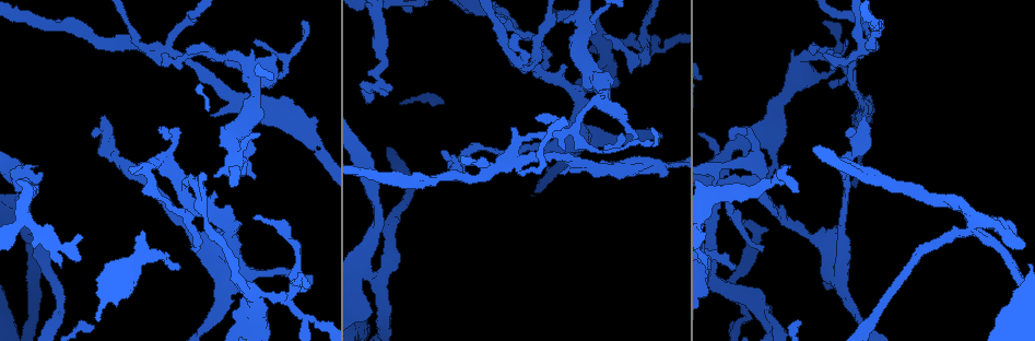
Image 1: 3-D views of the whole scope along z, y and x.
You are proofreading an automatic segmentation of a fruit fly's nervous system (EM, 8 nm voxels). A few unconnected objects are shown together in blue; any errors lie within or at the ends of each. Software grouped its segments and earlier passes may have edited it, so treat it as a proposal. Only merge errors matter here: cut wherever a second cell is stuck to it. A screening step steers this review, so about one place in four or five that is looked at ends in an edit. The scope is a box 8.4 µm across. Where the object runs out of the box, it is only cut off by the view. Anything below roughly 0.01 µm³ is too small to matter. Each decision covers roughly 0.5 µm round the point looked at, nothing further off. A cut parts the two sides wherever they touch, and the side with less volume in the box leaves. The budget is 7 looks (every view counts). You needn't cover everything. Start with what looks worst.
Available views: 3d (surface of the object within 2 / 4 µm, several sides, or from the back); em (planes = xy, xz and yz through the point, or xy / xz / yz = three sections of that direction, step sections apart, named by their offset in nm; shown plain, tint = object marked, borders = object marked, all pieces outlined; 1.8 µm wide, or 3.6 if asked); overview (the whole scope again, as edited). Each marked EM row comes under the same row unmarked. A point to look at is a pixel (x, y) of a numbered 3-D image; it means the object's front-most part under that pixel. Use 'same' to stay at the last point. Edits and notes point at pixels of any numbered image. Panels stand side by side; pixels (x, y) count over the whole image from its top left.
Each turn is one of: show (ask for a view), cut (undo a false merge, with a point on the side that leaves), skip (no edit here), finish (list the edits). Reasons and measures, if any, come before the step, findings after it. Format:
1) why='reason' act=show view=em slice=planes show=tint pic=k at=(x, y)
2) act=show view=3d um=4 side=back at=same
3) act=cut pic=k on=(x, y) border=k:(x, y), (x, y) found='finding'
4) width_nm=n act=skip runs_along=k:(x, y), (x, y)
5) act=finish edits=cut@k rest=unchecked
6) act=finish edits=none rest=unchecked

why='a fork' act=show view=3d um=4 pic=1 at=(635, 41)

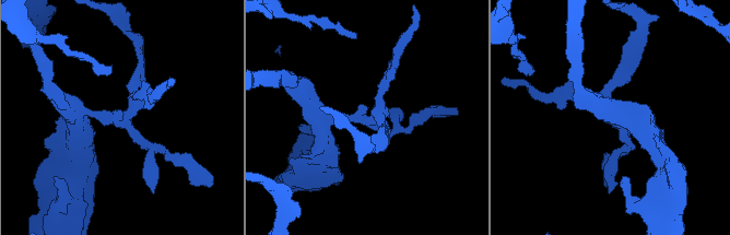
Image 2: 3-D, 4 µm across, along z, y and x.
arms=4 act=show view=em slice=planes show=tint pic=2 at=(370, 117)

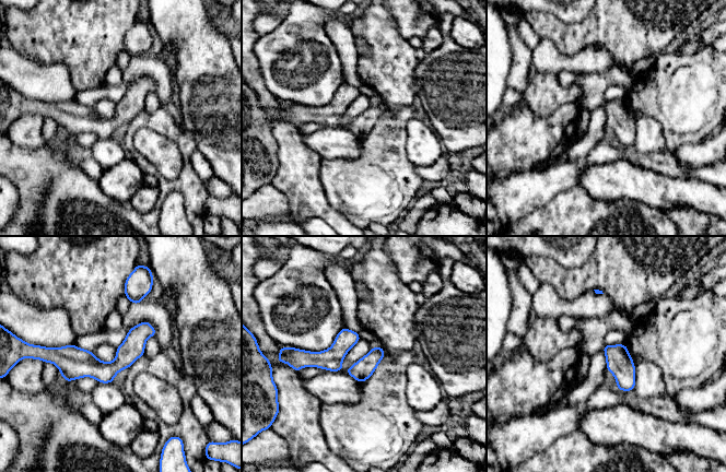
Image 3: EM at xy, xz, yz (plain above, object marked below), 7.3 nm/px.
act=skip runs_along=3:(152, 331), (114, 366), (54, 353) found='all the same cell'

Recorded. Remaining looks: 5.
why='four-way junction' act=show view=3d um=2 side=back pic=1 at=(974, 233)

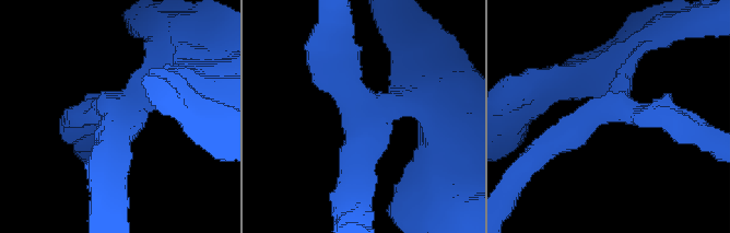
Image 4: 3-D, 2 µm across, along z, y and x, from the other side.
arms=4 why='now the EM' act=show view=em slice=yz step=4 show=tint pic=4 at=(607, 110)

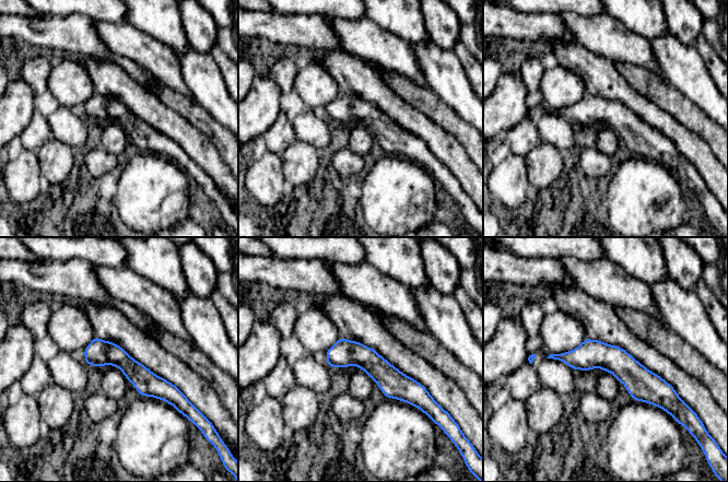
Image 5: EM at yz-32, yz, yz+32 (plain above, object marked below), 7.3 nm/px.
act=show view=em slice=planes show=tint at=same

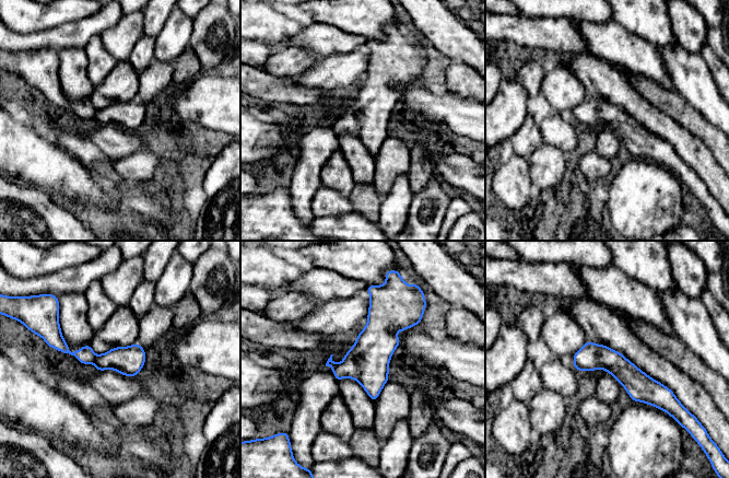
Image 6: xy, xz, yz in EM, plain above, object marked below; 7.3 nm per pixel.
width_nm=200 act=cut pic=6 on=(128, 361) found='two cells meet here'

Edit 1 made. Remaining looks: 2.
why='see it whole again' act=show view=overview

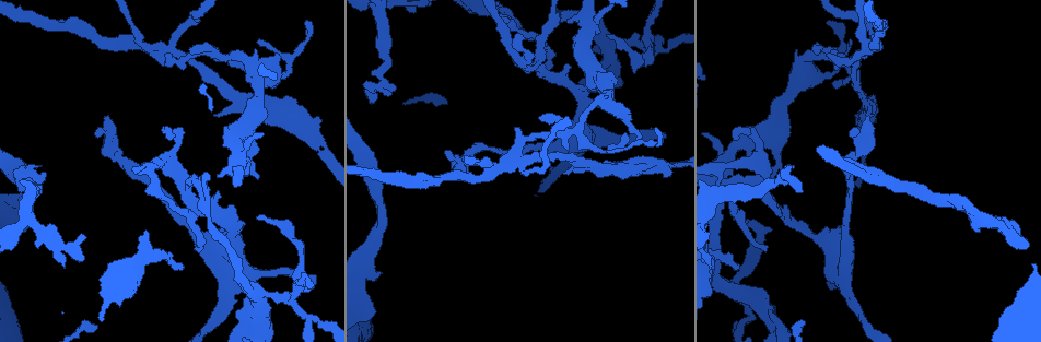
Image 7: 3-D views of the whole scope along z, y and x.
why='arms part here' act=show view=em slice=planes show=tint pic=7 at=(142, 45)

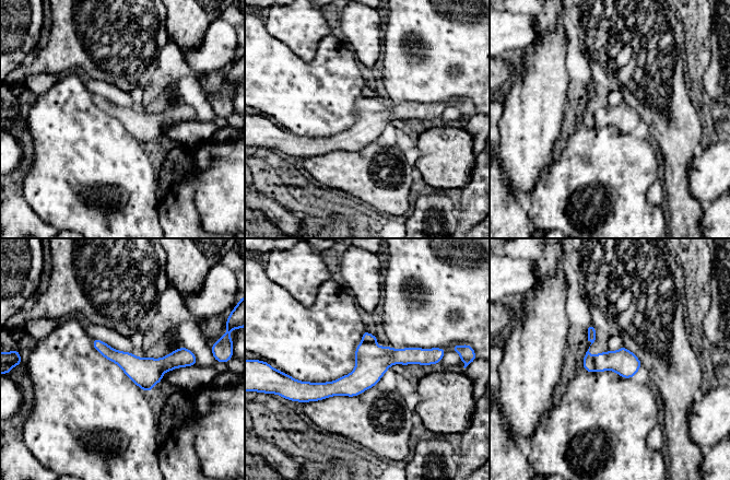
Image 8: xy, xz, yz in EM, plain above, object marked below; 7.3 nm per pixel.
act=cut pic=8 on=(623, 362) border=8:(592, 355), (595, 370) found='two cells meet here'

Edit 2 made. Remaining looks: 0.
act=finish edits=cut@6,cut@8 rest=unchecked

